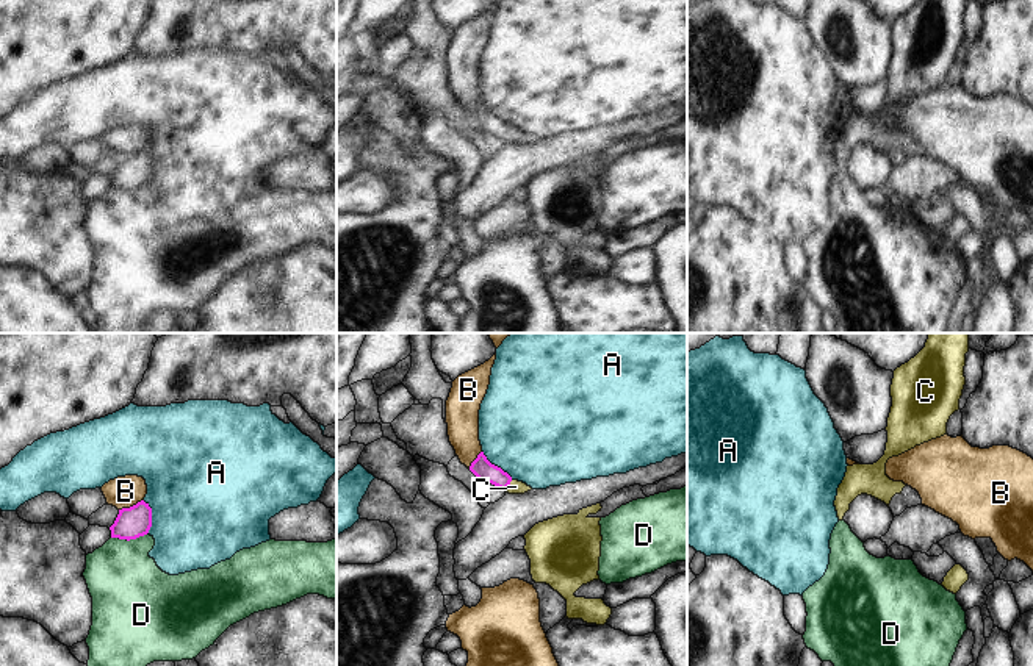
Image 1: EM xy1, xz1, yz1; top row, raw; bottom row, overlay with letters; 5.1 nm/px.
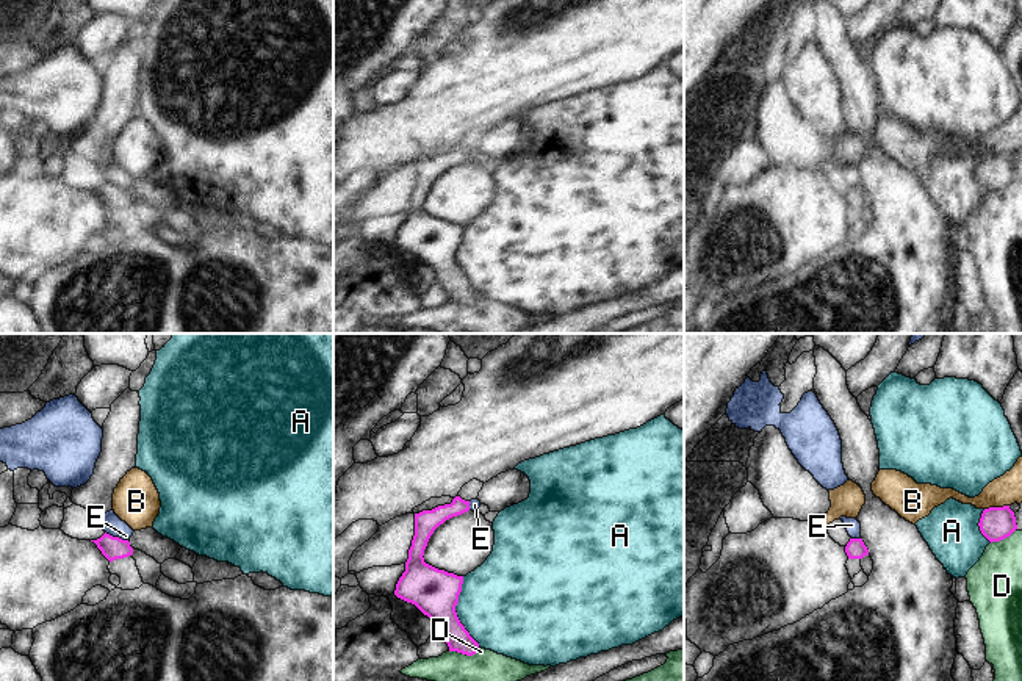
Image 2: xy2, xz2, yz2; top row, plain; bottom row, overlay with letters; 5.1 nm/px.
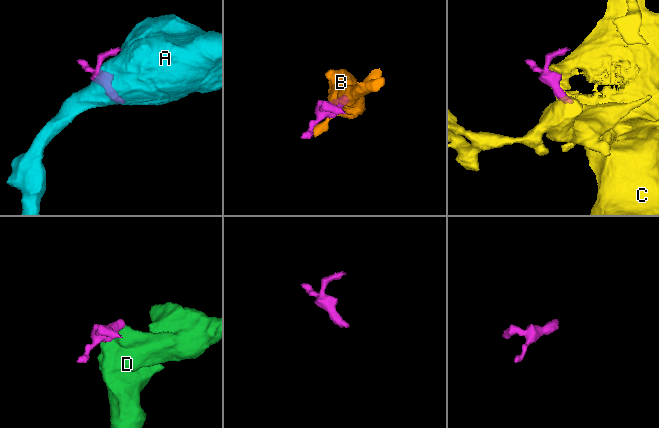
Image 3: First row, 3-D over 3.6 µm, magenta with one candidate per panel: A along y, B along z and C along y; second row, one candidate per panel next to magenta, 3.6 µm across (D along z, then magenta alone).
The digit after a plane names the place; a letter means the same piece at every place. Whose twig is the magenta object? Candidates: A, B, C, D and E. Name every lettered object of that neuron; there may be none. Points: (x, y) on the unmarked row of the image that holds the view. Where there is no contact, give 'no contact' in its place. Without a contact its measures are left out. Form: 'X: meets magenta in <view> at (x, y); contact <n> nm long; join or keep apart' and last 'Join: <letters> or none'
A: meets magenta in xz2 at (454, 260); contact 380 nm long; keep apart
B: meets magenta in xy1 at (130, 157); contact 140 nm long; keep apart
C: meets magenta in xz1 at (509, 133); contact 70 nm long; join
D: meets magenta in xy1 at (129, 189); contact 190 nm long; keep apart
E: meets magenta in xy2 at (116, 187); contact 130 nm long; keep apart
Join: C

